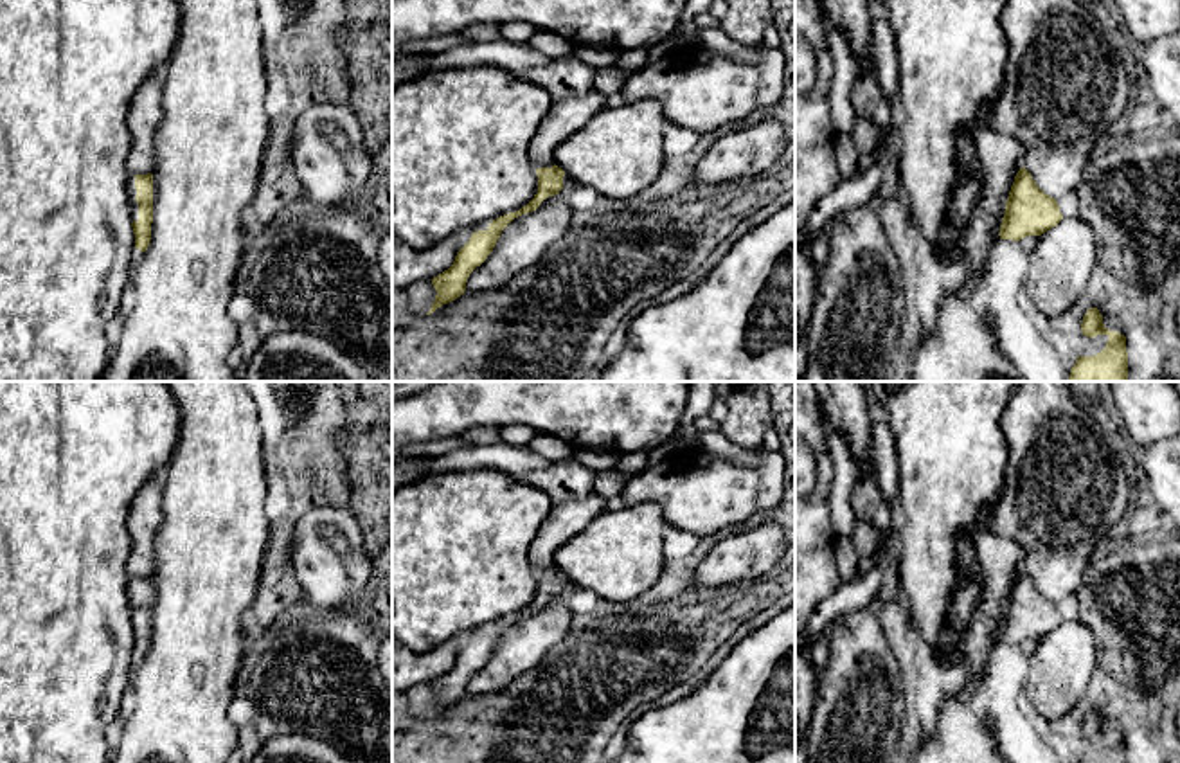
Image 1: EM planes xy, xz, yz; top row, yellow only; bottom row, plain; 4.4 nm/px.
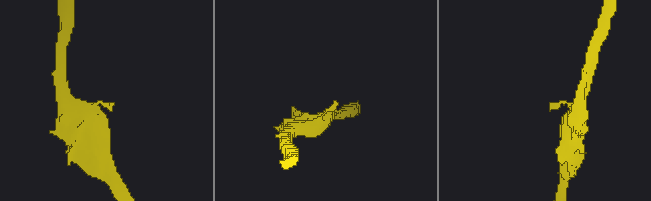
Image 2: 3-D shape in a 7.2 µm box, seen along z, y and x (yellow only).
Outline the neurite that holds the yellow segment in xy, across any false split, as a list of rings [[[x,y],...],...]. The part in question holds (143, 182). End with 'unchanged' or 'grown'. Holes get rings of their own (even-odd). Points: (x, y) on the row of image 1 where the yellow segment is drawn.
[[[153,175],[128,176],[126,193],[131,209],[135,248],[146,252],[151,241],[153,223]]]; grown

